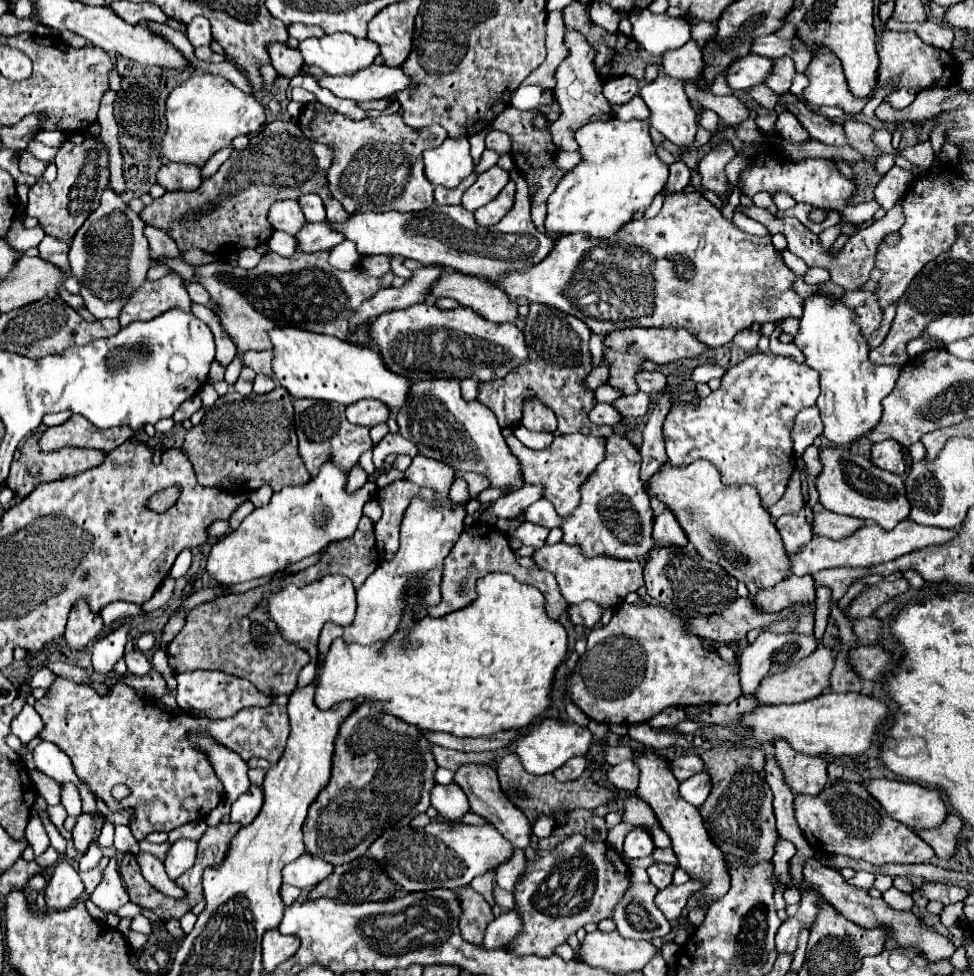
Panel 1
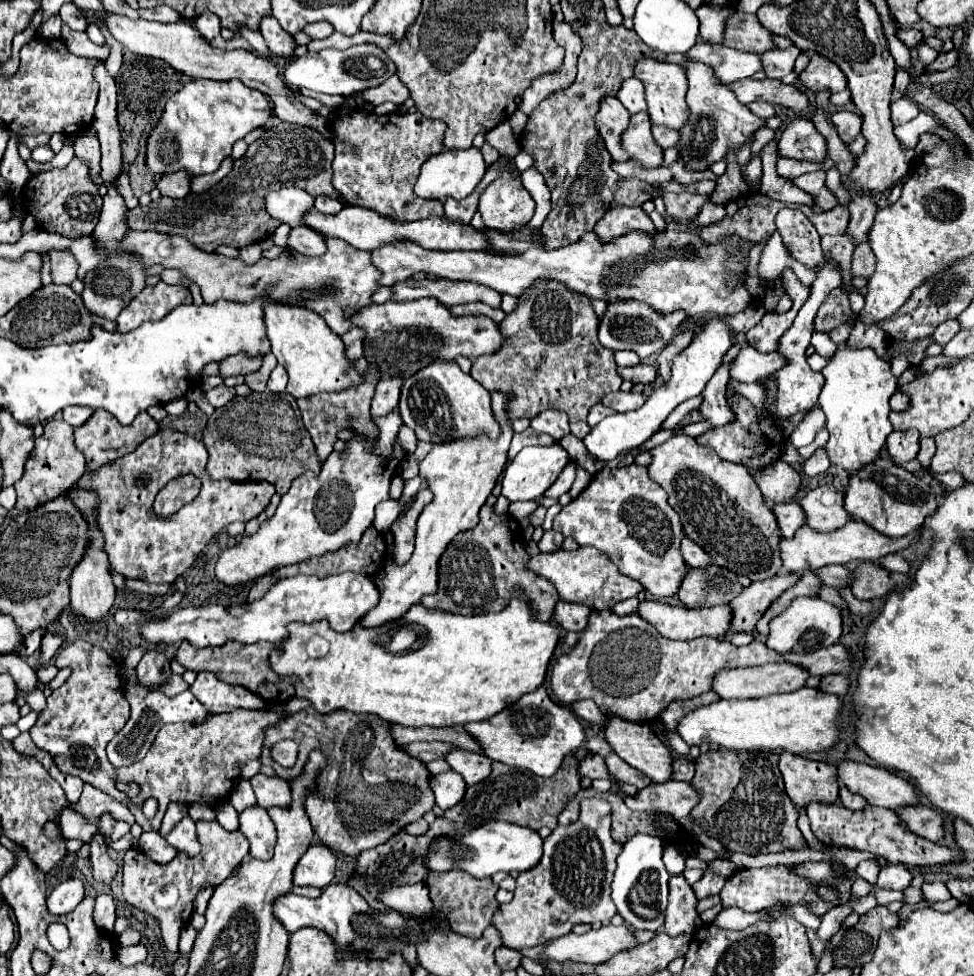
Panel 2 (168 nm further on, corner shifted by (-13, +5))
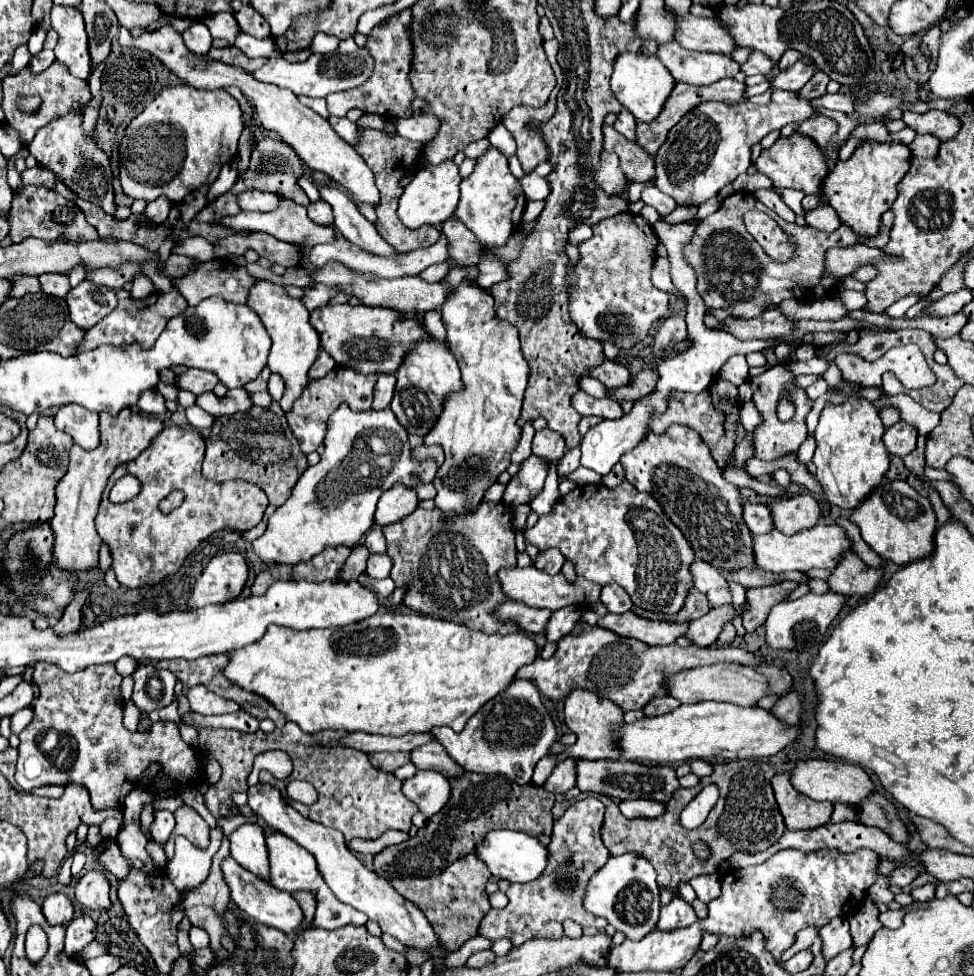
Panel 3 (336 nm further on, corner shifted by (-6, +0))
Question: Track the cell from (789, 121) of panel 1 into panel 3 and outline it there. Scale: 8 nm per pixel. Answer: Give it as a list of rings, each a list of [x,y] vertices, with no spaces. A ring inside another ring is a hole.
[[[794,132],[788,138],[778,138],[772,148],[762,150],[758,160],[754,162],[758,172],[764,172],[774,180],[774,186],[778,188],[794,188],[802,190],[804,194],[822,194],[822,182],[828,174],[828,164],[826,158],[822,156],[822,150],[814,144],[812,138],[806,138],[798,132]]]

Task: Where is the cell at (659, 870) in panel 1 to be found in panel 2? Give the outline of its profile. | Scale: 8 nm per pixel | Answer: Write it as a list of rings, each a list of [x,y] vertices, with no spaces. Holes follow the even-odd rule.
[[[671,875],[669,879],[669,905],[665,917],[665,933],[677,937],[681,933],[695,933],[701,929],[703,921],[695,911],[697,899],[691,885],[683,875]]]

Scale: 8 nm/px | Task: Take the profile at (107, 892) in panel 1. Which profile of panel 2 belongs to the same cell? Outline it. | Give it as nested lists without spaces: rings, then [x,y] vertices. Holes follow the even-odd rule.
[[[99,895],[97,903],[95,903],[95,913],[93,919],[97,923],[99,929],[103,931],[113,931],[113,923],[115,923],[115,901],[111,895]]]

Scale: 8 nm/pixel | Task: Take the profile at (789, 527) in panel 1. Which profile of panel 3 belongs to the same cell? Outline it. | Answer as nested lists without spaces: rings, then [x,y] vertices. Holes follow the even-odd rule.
[[[752,502],[742,504],[742,518],[744,518],[750,534],[766,534],[774,528],[770,510],[764,504],[752,504]]]

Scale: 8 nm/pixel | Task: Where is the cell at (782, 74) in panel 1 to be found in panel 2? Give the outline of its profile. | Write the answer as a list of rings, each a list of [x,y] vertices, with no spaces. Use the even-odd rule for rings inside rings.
[[[789,47],[789,49],[773,49],[769,53],[761,55],[763,61],[763,71],[767,75],[767,79],[783,79],[785,75],[793,73],[793,65],[795,59],[801,51],[797,47]]]

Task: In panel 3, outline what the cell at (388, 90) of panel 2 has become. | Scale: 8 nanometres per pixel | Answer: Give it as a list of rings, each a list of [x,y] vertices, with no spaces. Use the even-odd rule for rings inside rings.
[[[410,8],[402,10],[400,14],[390,16],[388,20],[374,26],[374,30],[368,34],[368,40],[364,44],[366,50],[370,50],[370,56],[374,58],[374,74],[364,82],[362,86],[356,86],[354,90],[344,90],[336,94],[328,94],[328,112],[332,116],[346,116],[348,110],[358,108],[368,114],[380,114],[388,118],[410,118],[412,116],[412,100],[414,90],[408,80],[408,72],[412,66],[412,42],[410,42],[410,26],[412,26],[412,14]]]

